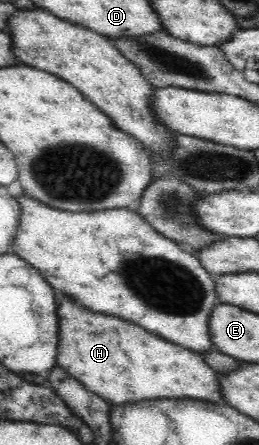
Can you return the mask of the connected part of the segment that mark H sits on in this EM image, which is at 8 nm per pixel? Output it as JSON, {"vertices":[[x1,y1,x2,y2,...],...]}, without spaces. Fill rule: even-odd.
{"vertices":[[62,294,57,296,59,332,56,364,96,398,107,398,113,406,173,398,193,398,207,402,223,400,217,374,207,366,199,353,155,338,137,324,89,312]]}

